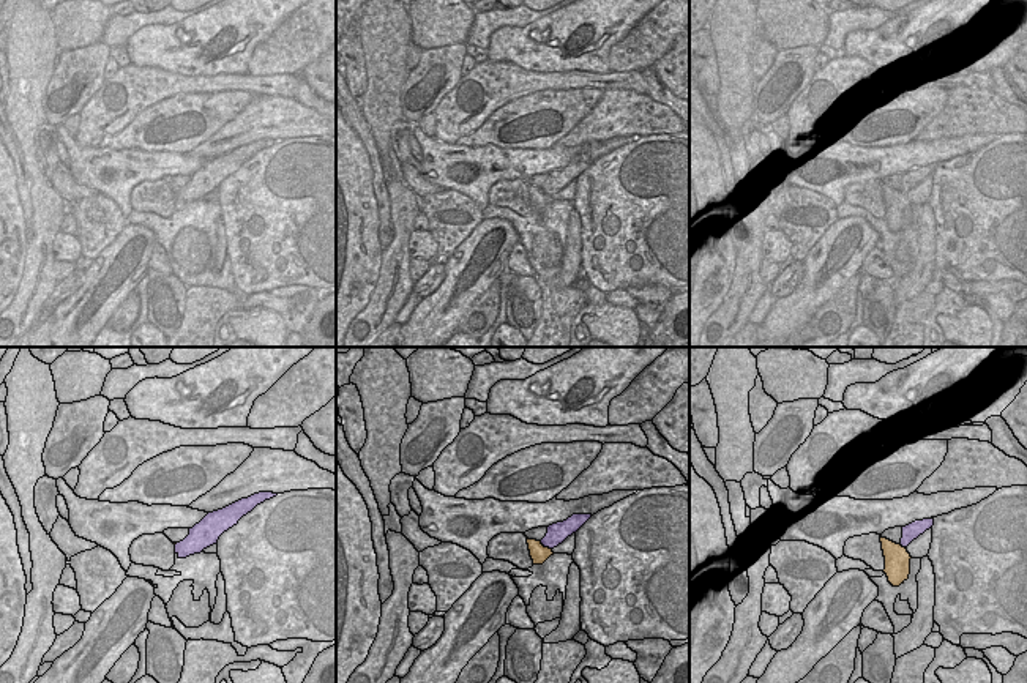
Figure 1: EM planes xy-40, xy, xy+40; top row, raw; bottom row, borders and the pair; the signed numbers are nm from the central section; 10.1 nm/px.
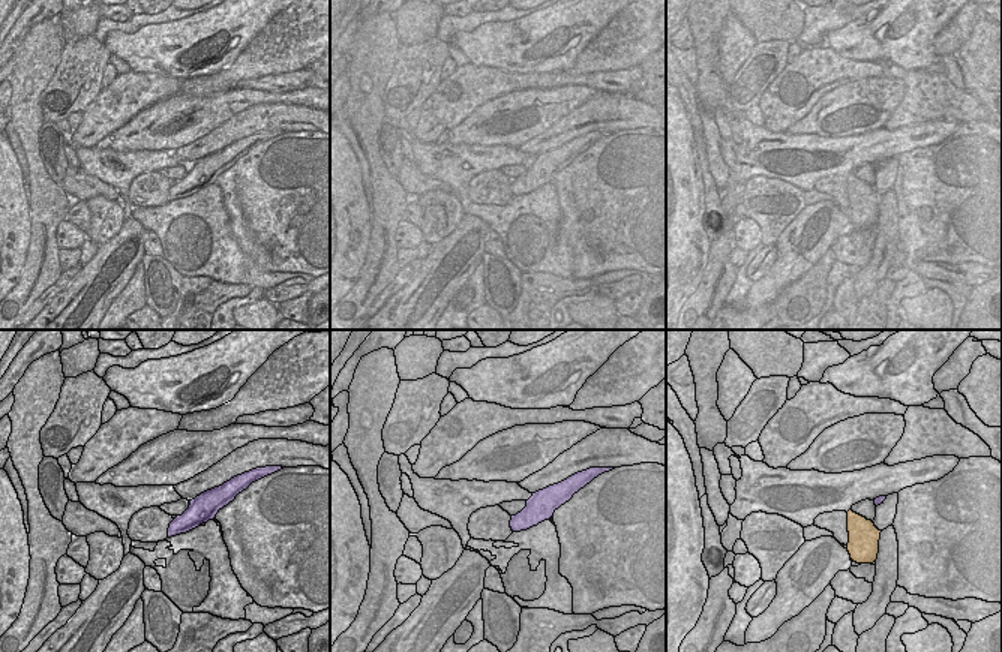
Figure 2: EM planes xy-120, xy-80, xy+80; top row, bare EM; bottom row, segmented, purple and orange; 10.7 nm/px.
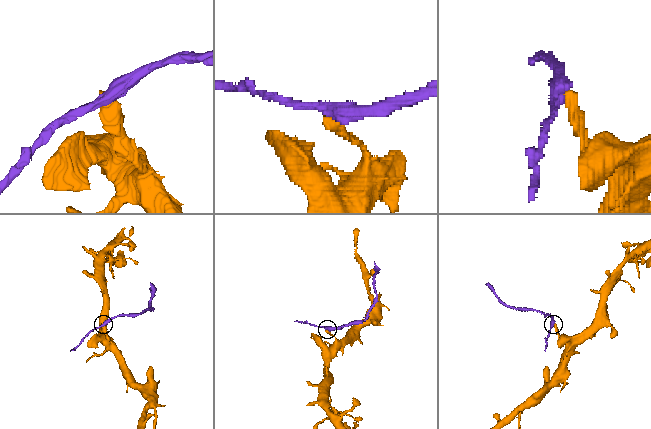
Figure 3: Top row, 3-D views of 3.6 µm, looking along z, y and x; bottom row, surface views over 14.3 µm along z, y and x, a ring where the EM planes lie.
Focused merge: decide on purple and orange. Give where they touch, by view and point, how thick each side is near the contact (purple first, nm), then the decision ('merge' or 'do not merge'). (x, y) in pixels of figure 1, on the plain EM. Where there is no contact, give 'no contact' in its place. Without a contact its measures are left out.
xy (546, 193) | 200/180 nm | do not merge

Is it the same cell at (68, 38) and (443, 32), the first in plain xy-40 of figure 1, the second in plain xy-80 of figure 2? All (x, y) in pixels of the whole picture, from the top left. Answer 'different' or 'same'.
different

